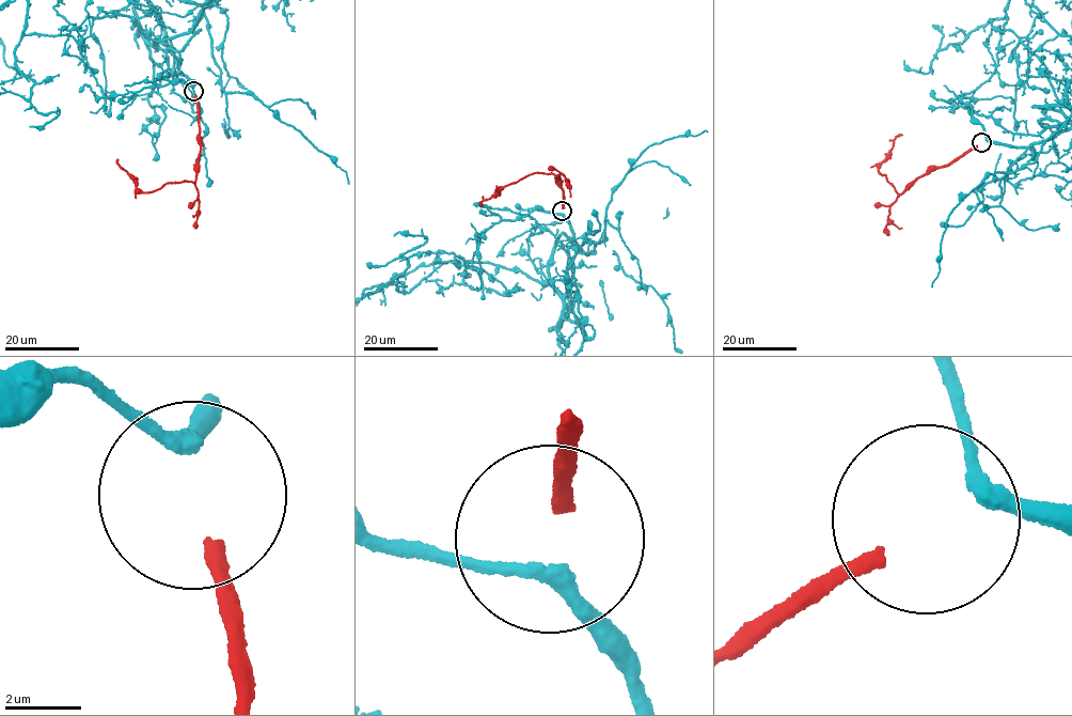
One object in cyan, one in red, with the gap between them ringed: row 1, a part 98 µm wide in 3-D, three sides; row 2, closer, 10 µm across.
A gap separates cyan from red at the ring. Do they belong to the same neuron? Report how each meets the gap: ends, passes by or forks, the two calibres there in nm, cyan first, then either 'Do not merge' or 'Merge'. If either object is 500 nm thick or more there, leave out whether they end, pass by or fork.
At the ring cyan passes by. At the ring red ends. Thickness 400 nm (cyan) against 400 nm. Merge

